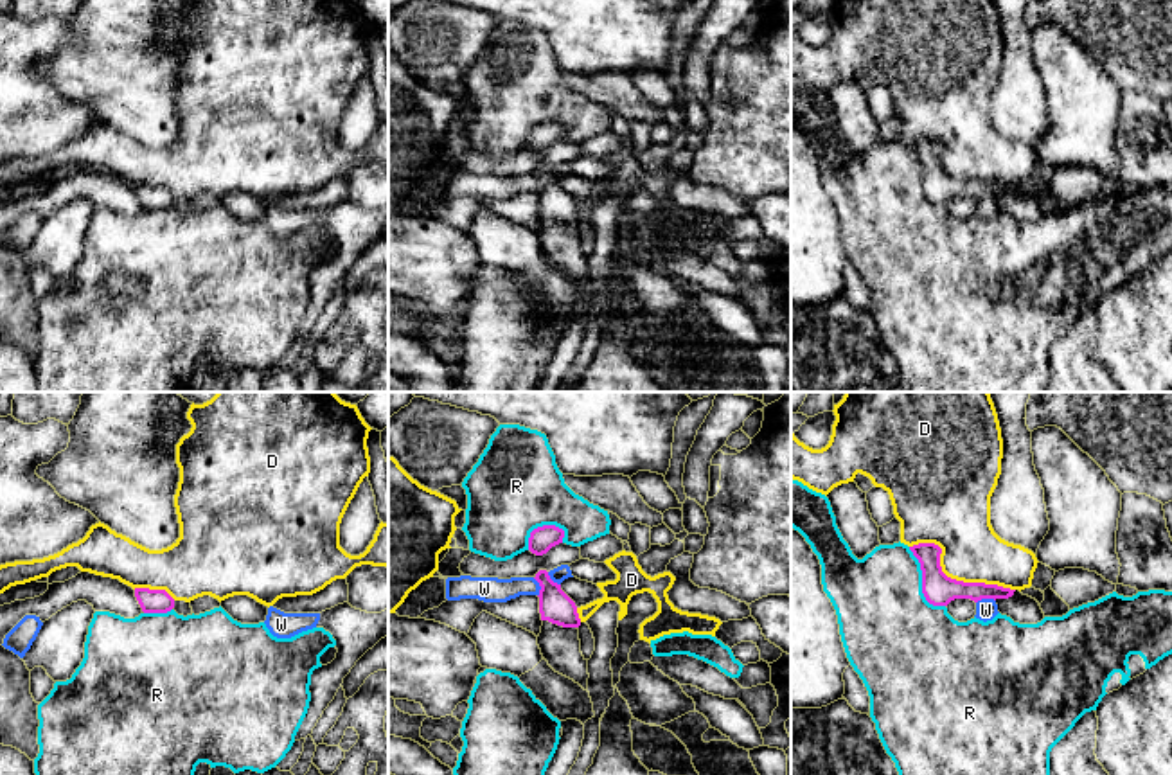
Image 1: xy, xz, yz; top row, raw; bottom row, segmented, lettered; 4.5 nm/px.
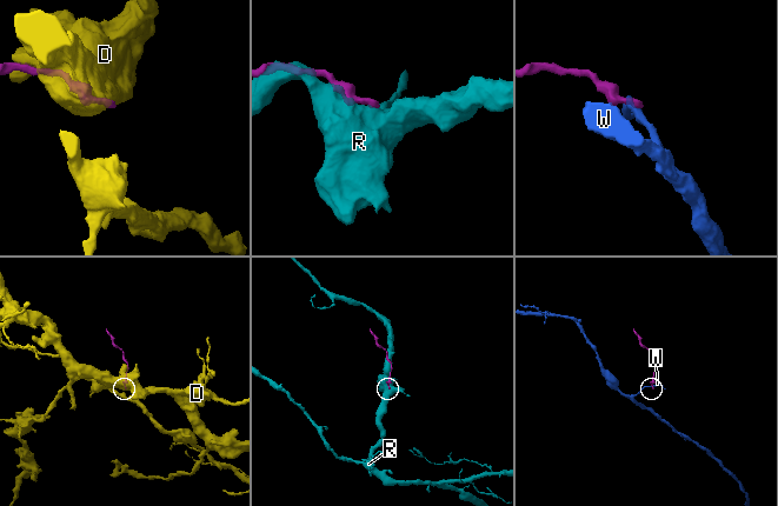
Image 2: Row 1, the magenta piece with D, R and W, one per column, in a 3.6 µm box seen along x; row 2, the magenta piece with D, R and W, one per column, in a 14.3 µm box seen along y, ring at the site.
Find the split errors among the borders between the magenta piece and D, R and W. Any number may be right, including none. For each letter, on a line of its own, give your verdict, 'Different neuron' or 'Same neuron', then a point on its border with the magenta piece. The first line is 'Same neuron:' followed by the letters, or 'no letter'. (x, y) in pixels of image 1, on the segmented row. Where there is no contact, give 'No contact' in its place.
Same neuron: no letter
D: Different neuron. Touches magenta at yz (953, 579)
R: Different neuron. Touches magenta at yz (923, 583)
W: Different neuron. Touches magenta at yz (985, 597)

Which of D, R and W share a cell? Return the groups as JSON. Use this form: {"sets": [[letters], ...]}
{"sets": [["D"], ["R"], ["W"]]}

